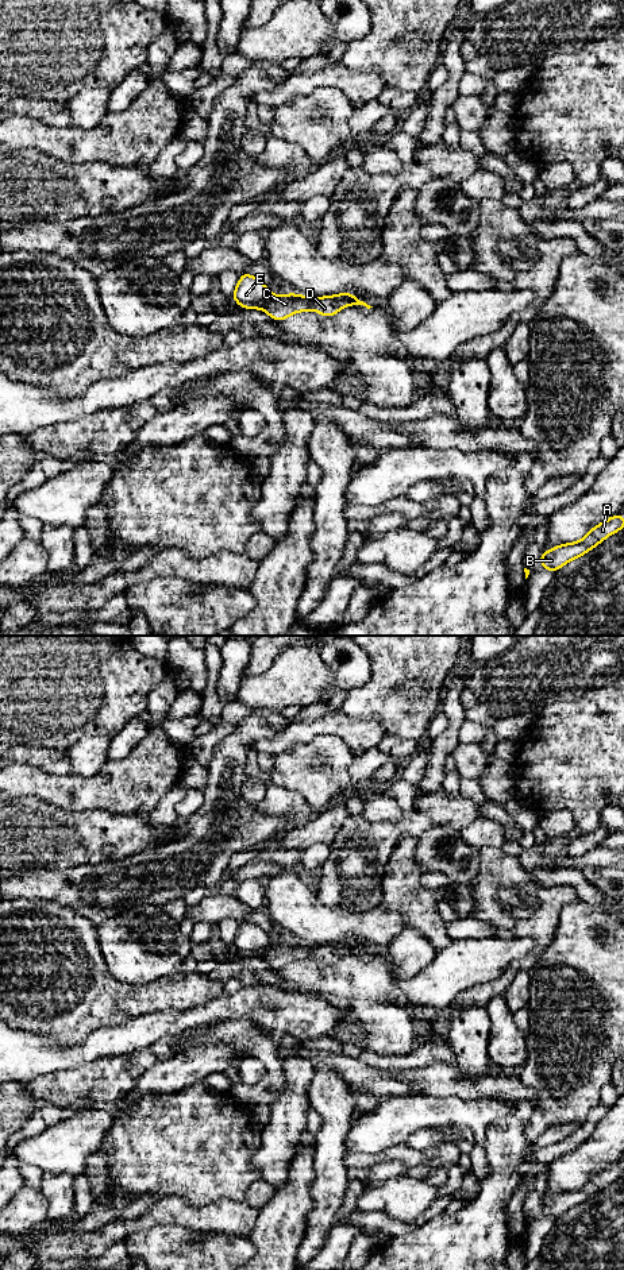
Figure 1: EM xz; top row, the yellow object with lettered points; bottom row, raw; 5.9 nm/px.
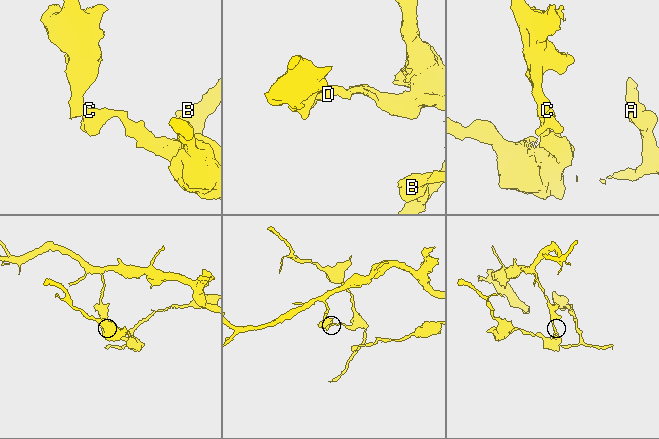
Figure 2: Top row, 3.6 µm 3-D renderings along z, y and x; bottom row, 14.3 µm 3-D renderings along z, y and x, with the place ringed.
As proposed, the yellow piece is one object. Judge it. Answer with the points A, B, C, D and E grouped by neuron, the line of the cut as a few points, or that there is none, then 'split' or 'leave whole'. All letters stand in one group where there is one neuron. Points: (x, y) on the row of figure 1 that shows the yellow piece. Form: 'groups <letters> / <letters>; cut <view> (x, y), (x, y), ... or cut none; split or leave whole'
groups A B C D / E; cut xz (272, 294), (261, 308); split

